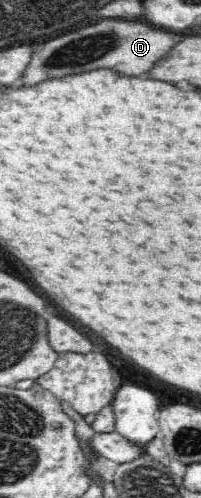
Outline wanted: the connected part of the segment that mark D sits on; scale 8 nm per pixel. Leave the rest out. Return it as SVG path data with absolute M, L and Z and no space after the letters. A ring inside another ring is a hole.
M102 19L90 27L82 27L78 31L70 31L62 37L36 45L31 63L19 83L34 85L47 77L60 77L102 67L116 69L124 75L139 76L141 73L152 72L177 43L178 35L172 30L164 30L142 21Z

